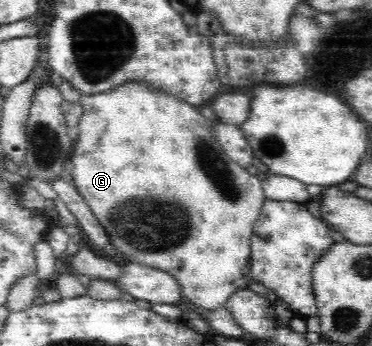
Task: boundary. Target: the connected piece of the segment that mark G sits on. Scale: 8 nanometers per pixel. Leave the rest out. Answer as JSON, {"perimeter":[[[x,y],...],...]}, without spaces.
{"perimeter":[[[126,82],[110,89],[110,91],[94,95],[82,95],[79,103],[83,107],[83,114],[79,119],[79,138],[74,144],[69,159],[69,172],[78,193],[90,206],[98,223],[105,227],[104,231],[108,234],[110,243],[113,243],[114,247],[118,247],[115,249],[116,251],[125,255],[126,262],[141,263],[174,276],[182,287],[184,297],[194,303],[197,309],[216,311],[216,309],[224,307],[233,293],[248,287],[247,275],[249,274],[251,254],[249,245],[254,232],[254,224],[258,221],[258,216],[267,198],[261,181],[226,155],[212,134],[210,123],[200,113],[199,107],[179,100],[164,90],[152,88],[144,82]]]}

